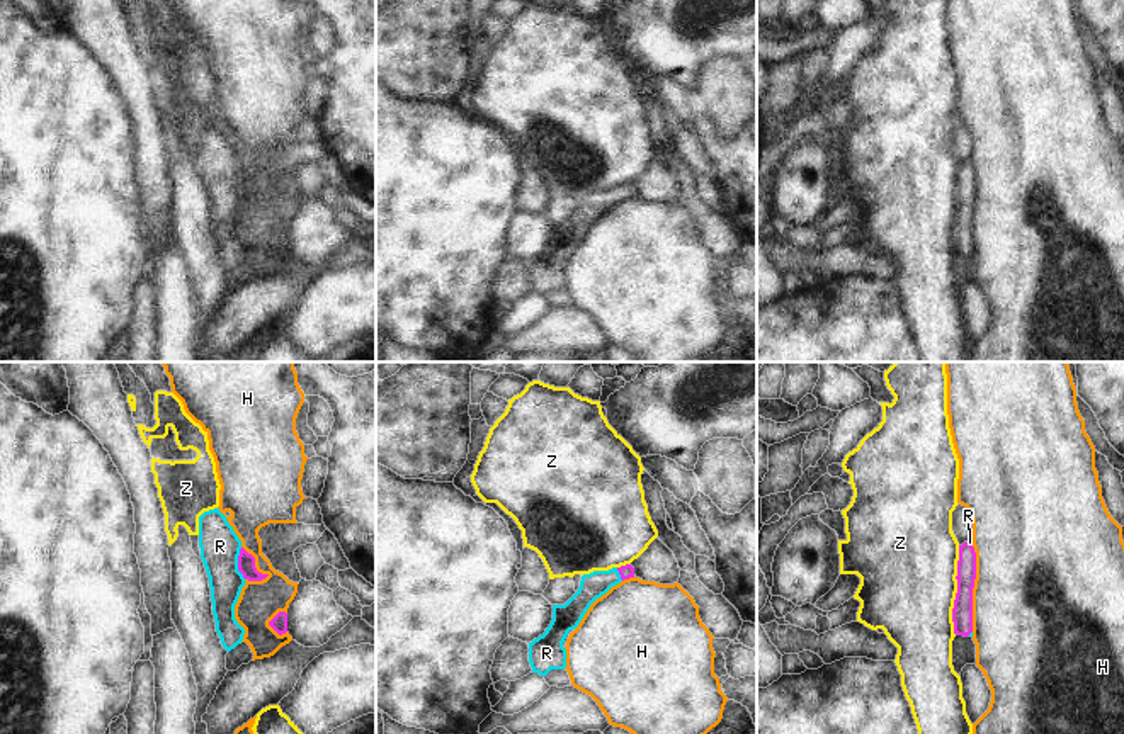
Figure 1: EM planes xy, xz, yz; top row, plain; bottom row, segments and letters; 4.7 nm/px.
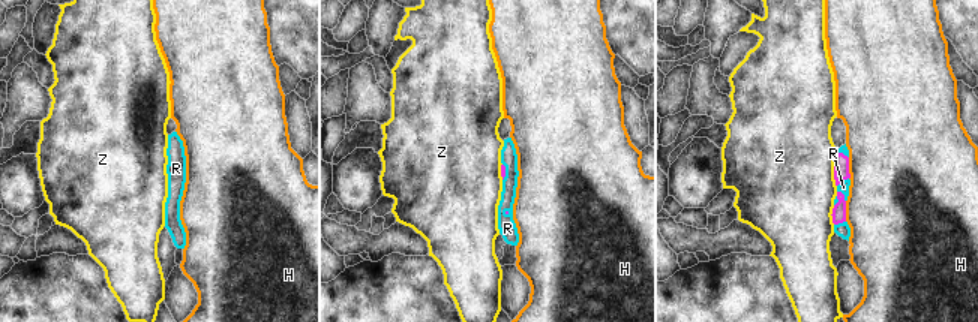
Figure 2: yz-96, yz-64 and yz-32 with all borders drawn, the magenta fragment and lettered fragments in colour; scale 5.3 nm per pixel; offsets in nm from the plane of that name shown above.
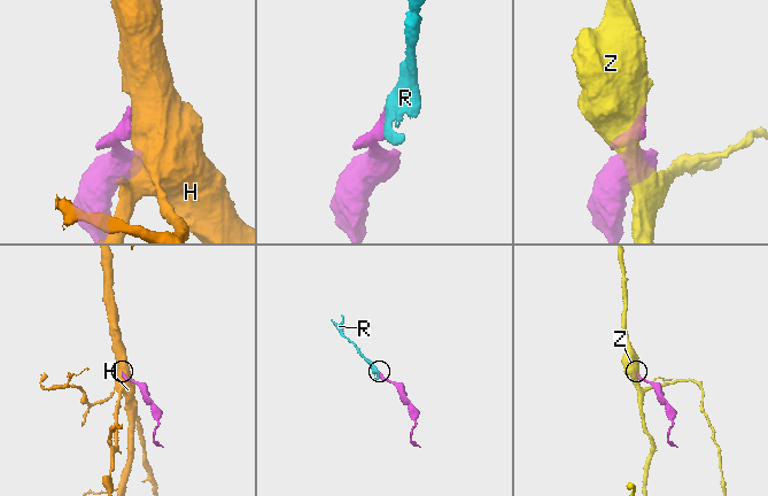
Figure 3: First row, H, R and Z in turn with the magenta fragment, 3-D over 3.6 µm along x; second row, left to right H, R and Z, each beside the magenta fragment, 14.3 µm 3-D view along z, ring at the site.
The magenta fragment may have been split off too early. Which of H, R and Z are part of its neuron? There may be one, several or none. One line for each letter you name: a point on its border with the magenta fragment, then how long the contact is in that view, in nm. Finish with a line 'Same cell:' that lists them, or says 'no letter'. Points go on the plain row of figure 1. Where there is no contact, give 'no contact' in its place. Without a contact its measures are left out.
R: contact xy (238, 182); length 150 nm
Same cell: R

